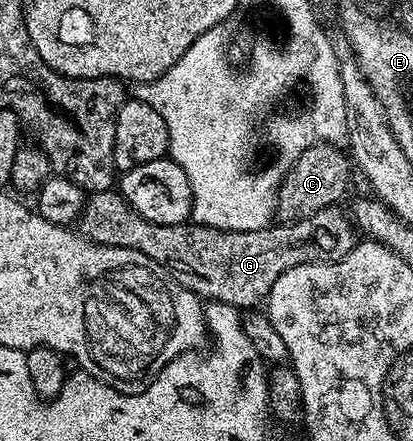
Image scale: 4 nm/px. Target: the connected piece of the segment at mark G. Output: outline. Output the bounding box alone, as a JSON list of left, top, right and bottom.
[78,189,358,309]

